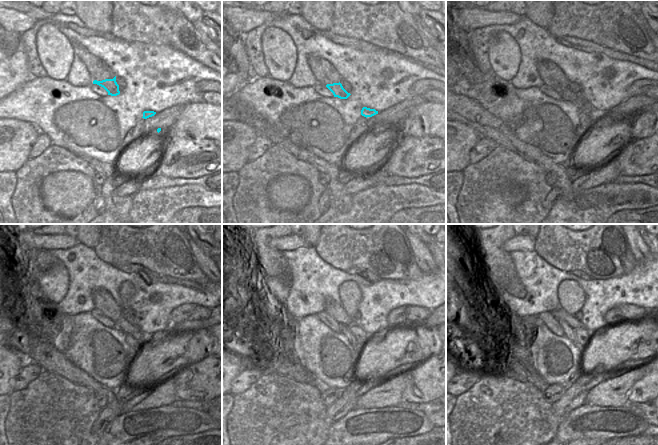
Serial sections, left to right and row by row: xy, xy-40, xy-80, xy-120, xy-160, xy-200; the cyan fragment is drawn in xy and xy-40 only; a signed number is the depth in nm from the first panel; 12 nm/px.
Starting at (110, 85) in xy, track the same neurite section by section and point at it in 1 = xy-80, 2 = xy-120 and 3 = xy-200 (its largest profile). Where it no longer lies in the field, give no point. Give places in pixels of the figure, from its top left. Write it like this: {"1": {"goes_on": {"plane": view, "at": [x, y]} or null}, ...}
{"1": {"goes_on": {"plane": "xy-80", "at": [579, 100]}}, "2": {"goes_on": {"plane": "xy-120", "at": [123, 324]}}, "3": {"goes_on": {"plane": "xy-200", "at": [583, 335]}}}

